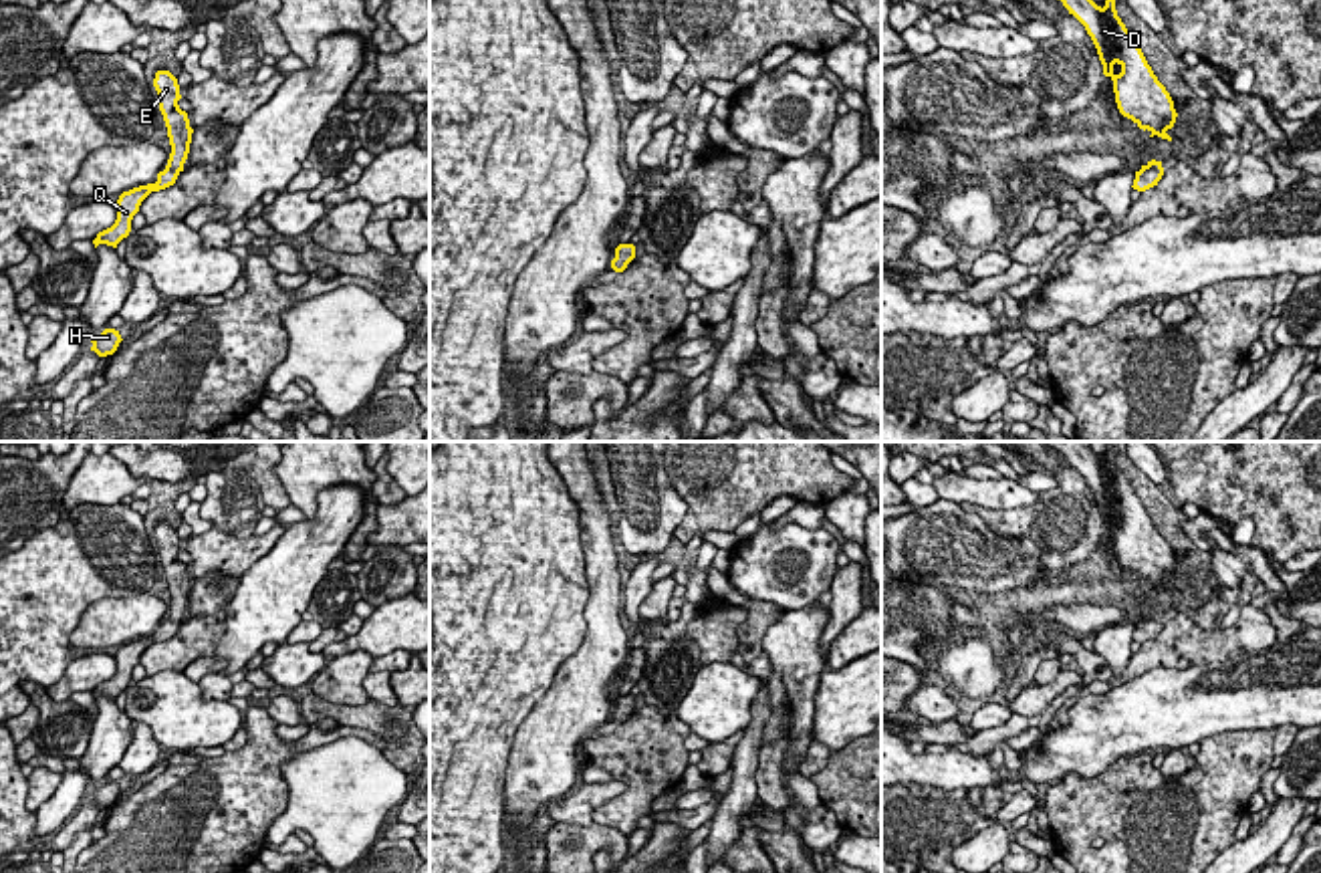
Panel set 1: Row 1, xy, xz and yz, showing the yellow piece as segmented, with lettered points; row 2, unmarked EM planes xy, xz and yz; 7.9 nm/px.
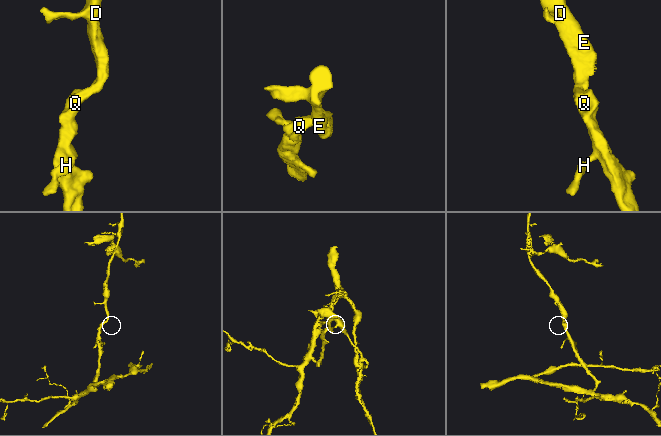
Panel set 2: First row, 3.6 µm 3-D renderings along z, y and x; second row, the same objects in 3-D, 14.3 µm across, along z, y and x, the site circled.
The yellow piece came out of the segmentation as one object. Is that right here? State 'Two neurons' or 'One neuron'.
One neuron

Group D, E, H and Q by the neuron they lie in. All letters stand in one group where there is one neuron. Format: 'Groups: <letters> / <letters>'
Groups: D E H Q

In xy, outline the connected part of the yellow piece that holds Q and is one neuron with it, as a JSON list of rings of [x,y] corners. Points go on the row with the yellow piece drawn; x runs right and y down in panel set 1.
[[[157,71],[153,79],[157,91],[157,105],[163,115],[171,153],[163,171],[157,173],[155,183],[139,185],[129,192],[123,192],[115,204],[117,220],[111,228],[97,234],[93,240],[95,248],[107,244],[117,248],[117,244],[129,236],[131,220],[139,212],[141,202],[151,194],[165,190],[175,183],[177,175],[184,171],[184,163],[190,153],[192,133],[188,113],[179,109],[177,101],[179,85],[169,71]]]

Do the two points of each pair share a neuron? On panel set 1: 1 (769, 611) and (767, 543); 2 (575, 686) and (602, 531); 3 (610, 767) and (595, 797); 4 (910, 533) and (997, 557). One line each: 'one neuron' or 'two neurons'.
1: two neurons
2: one neuron
3: two neurons
4: one neuron

